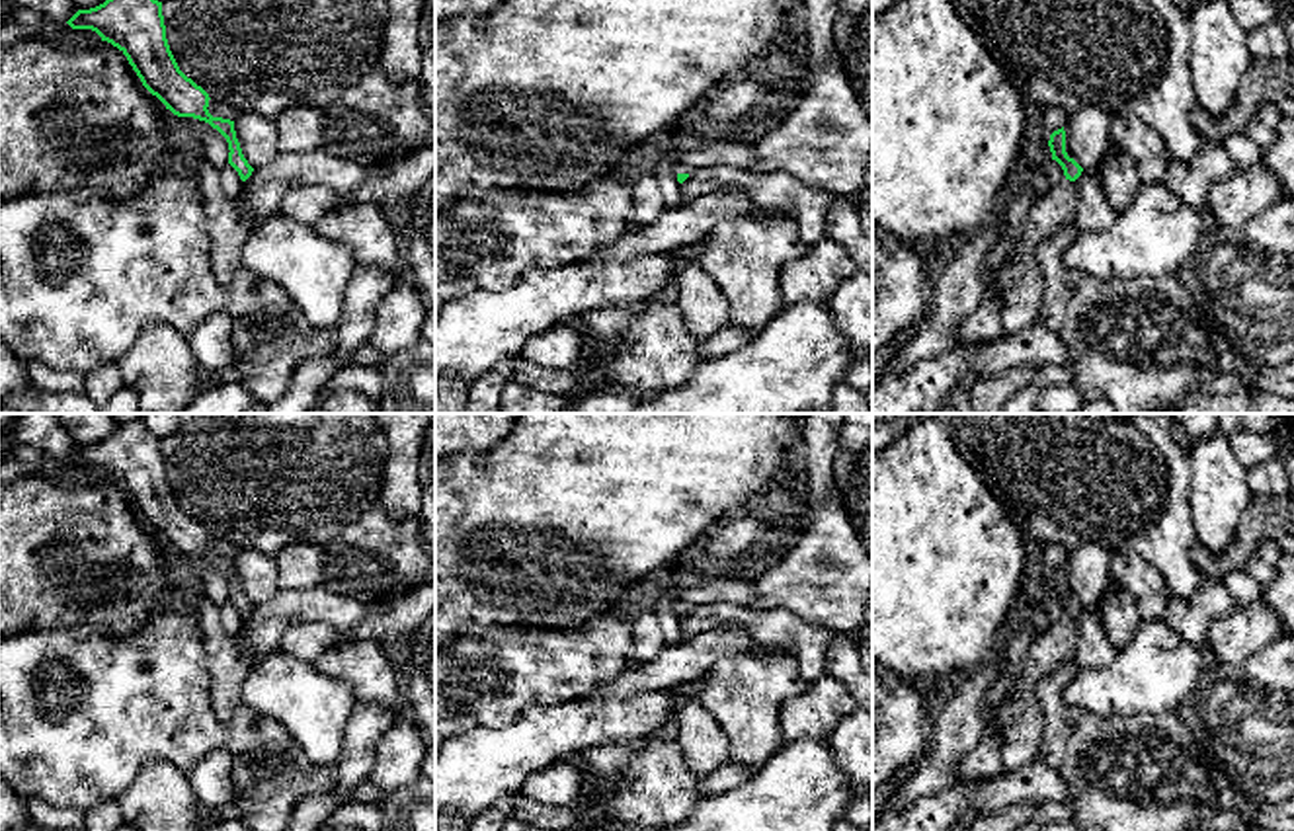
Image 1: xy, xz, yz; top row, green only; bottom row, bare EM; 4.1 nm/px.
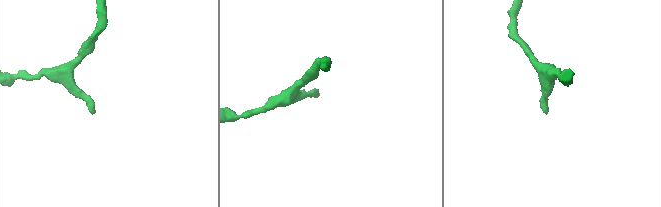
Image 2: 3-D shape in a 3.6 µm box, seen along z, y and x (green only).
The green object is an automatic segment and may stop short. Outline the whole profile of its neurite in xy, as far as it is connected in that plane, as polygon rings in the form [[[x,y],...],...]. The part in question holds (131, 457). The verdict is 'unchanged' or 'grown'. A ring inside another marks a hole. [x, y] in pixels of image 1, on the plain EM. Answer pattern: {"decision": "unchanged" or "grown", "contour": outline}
{"decision": "unchanged", "contour": [[[129,421],[103,441],[78,447],[68,458],[72,466],[92,466],[101,478],[117,484],[141,515],[142,523],[178,554],[193,554],[209,560],[228,579],[228,601],[246,618],[254,605],[242,591],[234,558],[209,550],[209,531],[187,515],[166,476],[162,439],[154,437],[144,423]]]}

